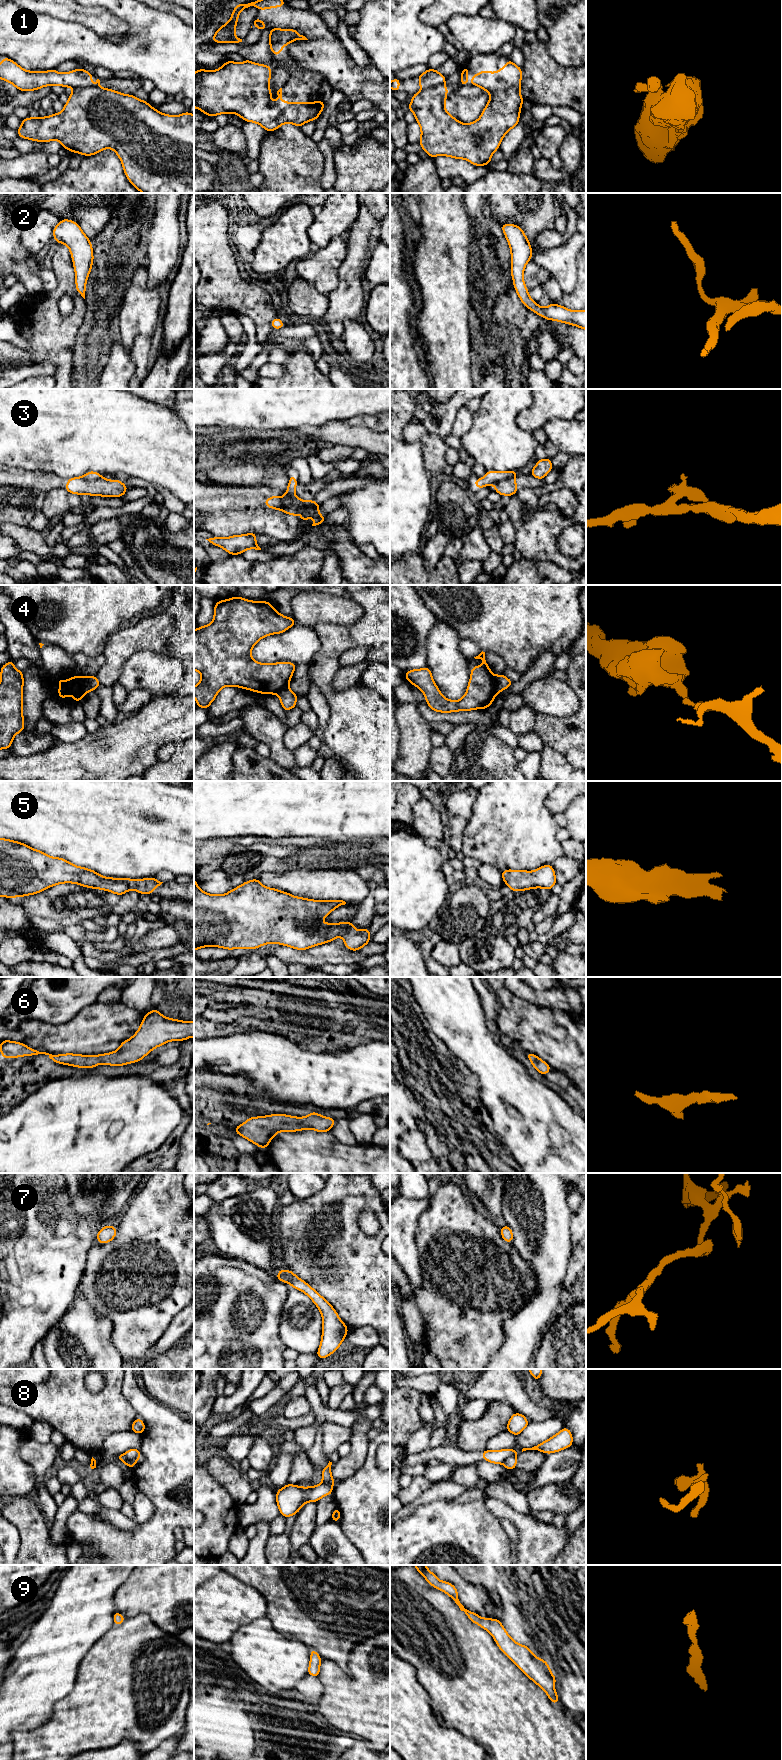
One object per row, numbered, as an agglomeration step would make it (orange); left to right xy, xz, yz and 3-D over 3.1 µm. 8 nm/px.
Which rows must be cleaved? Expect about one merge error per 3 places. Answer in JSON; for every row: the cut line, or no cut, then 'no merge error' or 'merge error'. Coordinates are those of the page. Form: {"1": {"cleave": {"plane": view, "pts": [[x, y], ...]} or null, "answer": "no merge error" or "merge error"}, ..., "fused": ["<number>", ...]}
{"1": {"cleave": {"plane": "yz", "pts": [[441, 84], [422, 89]]}, "answer": "merge error"}, "2": {"cleave": null, "answer": "no merge error"}, "3": {"cleave": {"plane": "yz", "pts": [[514, 476], [493, 482]]}, "answer": "merge error"}, "4": {"cleave": {"plane": "yz", "pts": [[495, 676], [495, 691], [497, 693]]}, "answer": "merge error"}, "5": {"cleave": null, "answer": "no merge error"}, "6": {"cleave": null, "answer": "no merge error"}, "7": {"cleave": null, "answer": "no merge error"}, "8": {"cleave": {"plane": "yz", "pts": [[515, 1456], [509, 1456], [503, 1463]]}, "answer": "merge error"}, "9": {"cleave": null, "answer": "no merge error"}, "fused": ["1", "3", "4", "8"]}

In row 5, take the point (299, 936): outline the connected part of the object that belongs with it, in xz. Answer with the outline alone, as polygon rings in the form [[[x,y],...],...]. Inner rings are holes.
[[[194,878],[194,951],[209,946],[229,950],[256,949],[270,943],[306,950],[339,936],[343,937],[347,949],[357,951],[370,942],[369,928],[357,930],[353,922],[321,922],[317,928],[311,928],[318,920],[345,904],[343,900],[318,901],[295,897],[275,888],[267,888],[258,878],[246,881],[226,894],[207,894],[198,887]]]

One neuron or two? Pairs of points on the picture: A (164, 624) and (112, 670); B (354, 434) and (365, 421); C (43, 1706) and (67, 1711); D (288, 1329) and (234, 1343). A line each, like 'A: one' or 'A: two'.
A: one
B: two
C: two
D: two

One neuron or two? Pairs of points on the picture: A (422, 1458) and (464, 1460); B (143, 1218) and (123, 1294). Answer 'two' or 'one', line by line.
A: one
B: one

